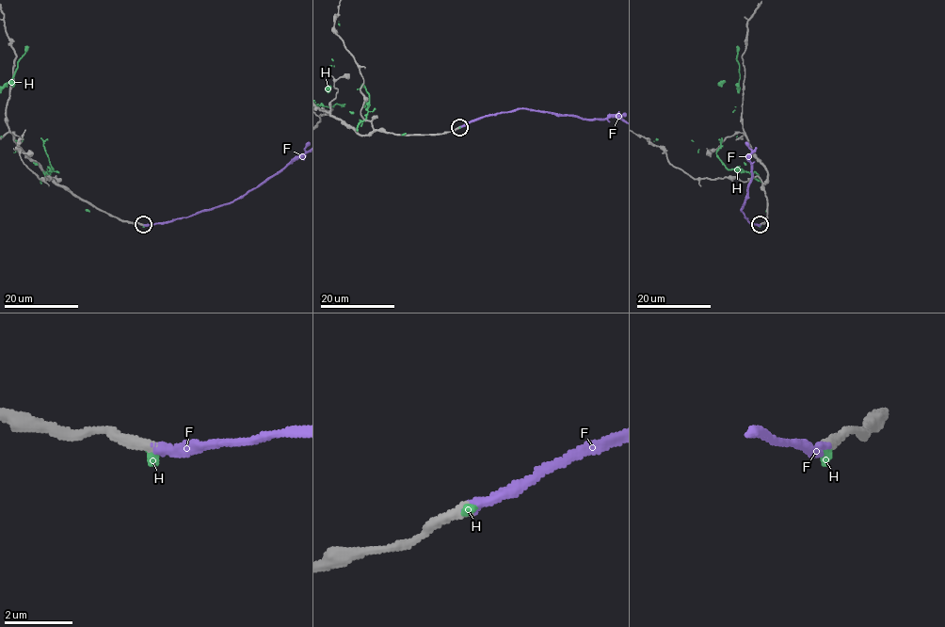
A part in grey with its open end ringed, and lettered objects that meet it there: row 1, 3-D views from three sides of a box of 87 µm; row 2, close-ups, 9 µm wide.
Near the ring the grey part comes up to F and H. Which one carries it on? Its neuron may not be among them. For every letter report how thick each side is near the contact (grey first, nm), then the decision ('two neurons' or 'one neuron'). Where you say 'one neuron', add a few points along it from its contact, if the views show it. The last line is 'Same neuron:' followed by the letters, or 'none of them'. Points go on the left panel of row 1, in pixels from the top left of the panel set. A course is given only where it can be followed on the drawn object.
F: calibres 360 and 240 nm; one neuron
H: calibres 360 and 220 nm; two neurons
Same neuron: F

